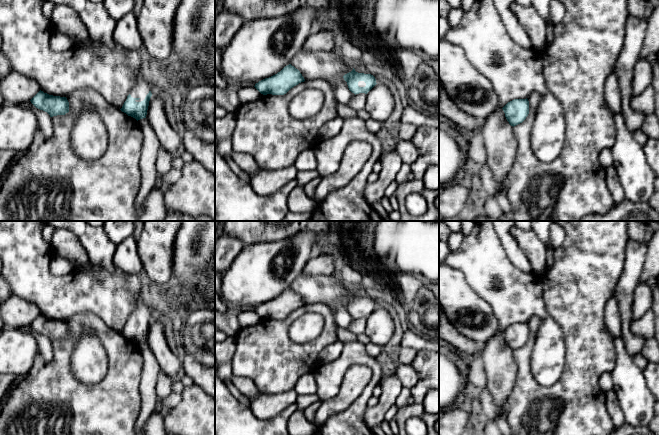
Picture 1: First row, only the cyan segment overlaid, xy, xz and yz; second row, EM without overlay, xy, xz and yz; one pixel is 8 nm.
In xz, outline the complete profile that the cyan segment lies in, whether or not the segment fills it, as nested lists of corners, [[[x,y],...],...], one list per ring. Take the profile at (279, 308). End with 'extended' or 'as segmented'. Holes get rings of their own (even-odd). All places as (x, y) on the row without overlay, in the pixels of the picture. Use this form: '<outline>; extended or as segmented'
[[[289,288],[277,298],[259,305],[254,311],[263,319],[284,319],[291,312],[304,305],[300,295]]]; as segmented

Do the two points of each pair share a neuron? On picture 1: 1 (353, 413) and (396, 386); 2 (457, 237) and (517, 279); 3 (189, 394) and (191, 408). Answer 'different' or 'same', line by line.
1: different
2: different
3: same

